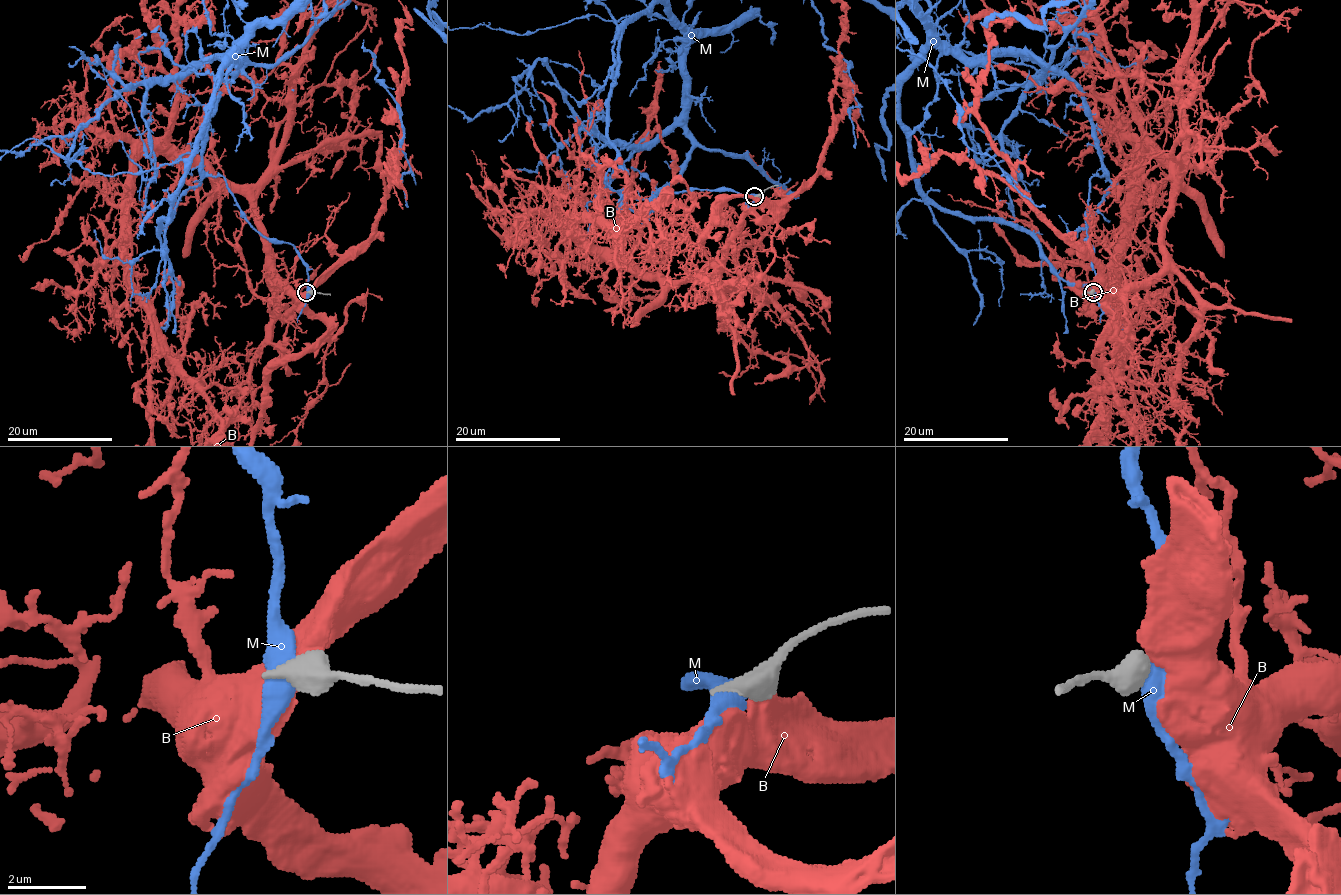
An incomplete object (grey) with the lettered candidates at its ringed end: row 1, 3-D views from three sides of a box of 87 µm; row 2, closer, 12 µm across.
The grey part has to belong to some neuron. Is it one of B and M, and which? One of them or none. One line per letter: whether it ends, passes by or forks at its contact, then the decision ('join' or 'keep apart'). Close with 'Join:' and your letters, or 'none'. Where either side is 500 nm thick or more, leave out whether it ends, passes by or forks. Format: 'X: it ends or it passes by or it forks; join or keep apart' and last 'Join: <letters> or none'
B: keep apart
M: keep apart
Join: none

